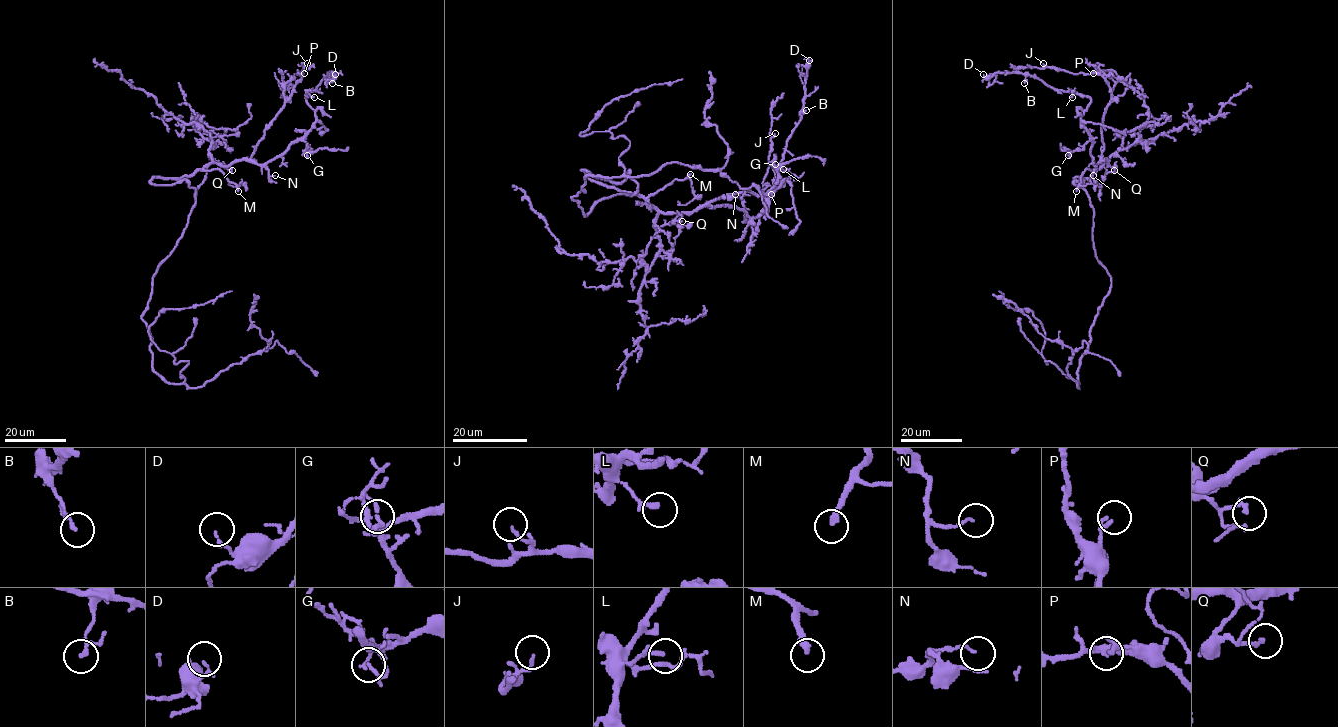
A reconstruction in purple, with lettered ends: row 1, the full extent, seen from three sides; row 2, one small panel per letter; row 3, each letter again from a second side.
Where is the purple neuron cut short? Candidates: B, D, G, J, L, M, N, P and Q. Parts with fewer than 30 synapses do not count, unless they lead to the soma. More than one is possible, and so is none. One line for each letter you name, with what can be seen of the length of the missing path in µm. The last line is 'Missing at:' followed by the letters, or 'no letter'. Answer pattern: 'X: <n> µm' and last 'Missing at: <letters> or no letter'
M: 60 µm
Missing at: M

